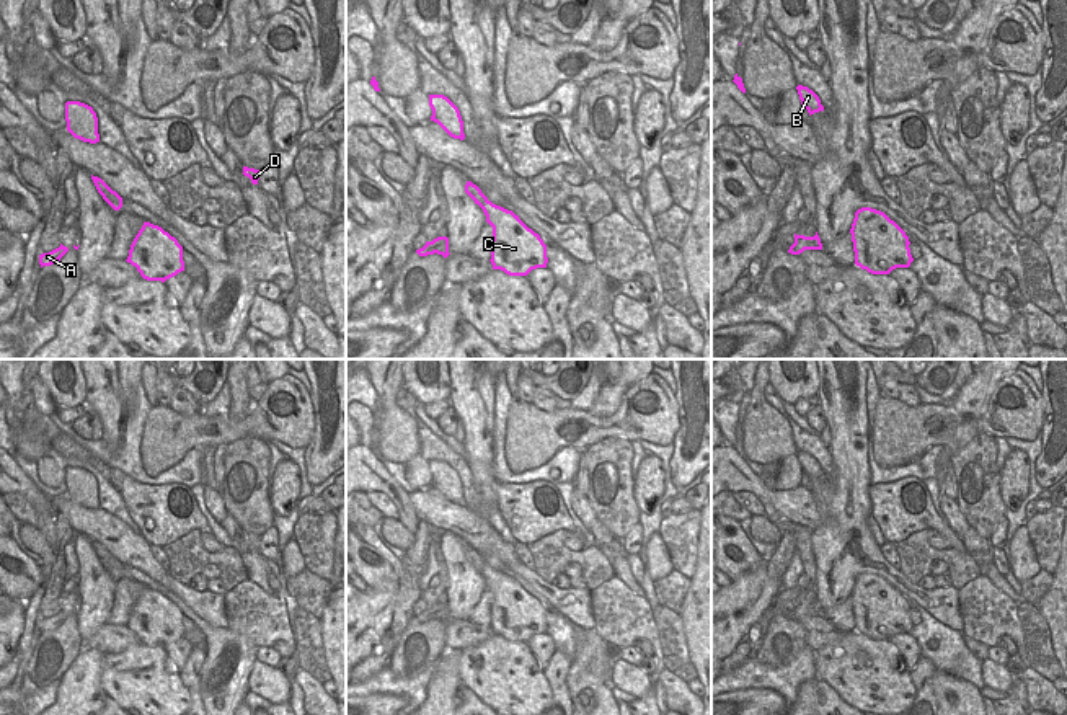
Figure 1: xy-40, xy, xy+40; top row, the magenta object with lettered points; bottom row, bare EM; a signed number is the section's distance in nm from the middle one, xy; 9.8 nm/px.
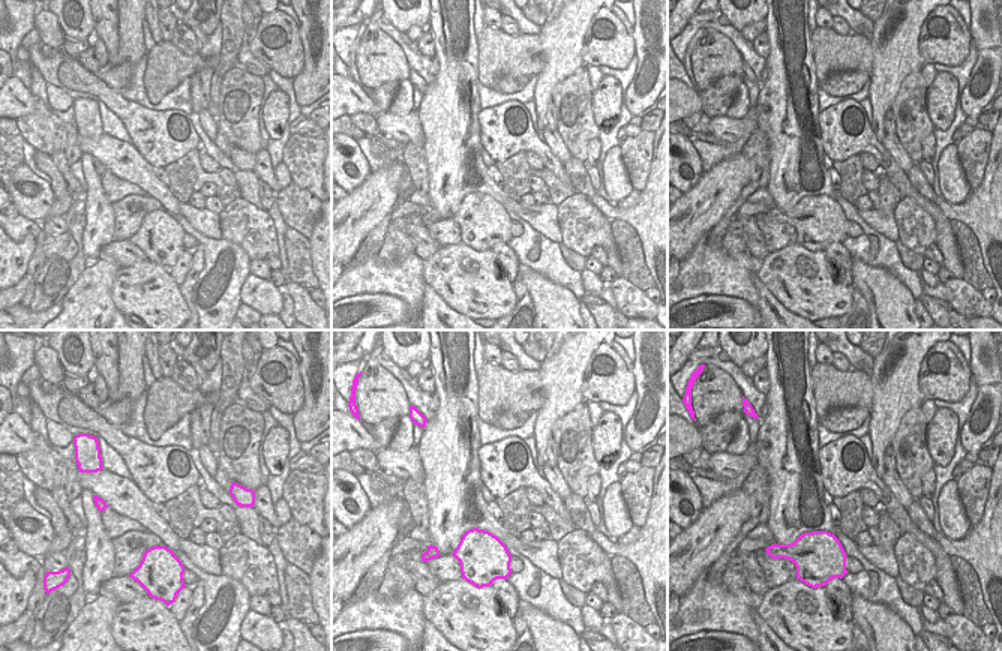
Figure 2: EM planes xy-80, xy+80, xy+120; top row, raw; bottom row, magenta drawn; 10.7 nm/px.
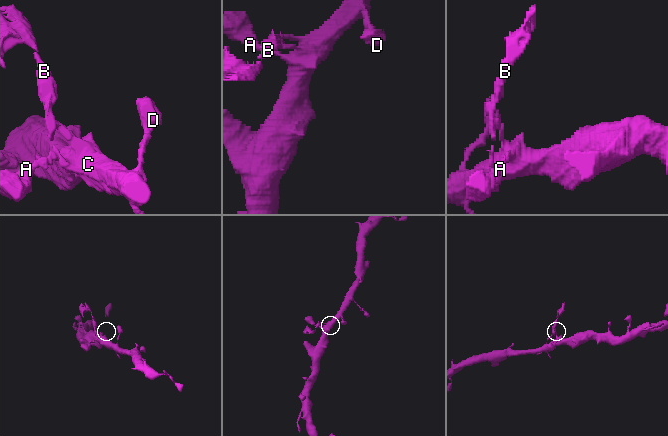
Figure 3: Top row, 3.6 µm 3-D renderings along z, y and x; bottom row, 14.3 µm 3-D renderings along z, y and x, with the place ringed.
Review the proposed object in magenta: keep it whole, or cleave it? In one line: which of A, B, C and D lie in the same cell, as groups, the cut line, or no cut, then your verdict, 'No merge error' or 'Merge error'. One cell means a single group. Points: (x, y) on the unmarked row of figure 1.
Groups: A B C D. No split. No merge error.

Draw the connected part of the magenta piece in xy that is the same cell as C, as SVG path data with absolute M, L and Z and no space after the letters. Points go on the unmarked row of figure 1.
M467 547L465 558L478 570L493 593L491 630L509 642L527 642L532 635L547 633L547 611L519 581L493 570L481 555Z

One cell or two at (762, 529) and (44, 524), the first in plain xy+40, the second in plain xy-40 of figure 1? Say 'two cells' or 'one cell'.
two cells

